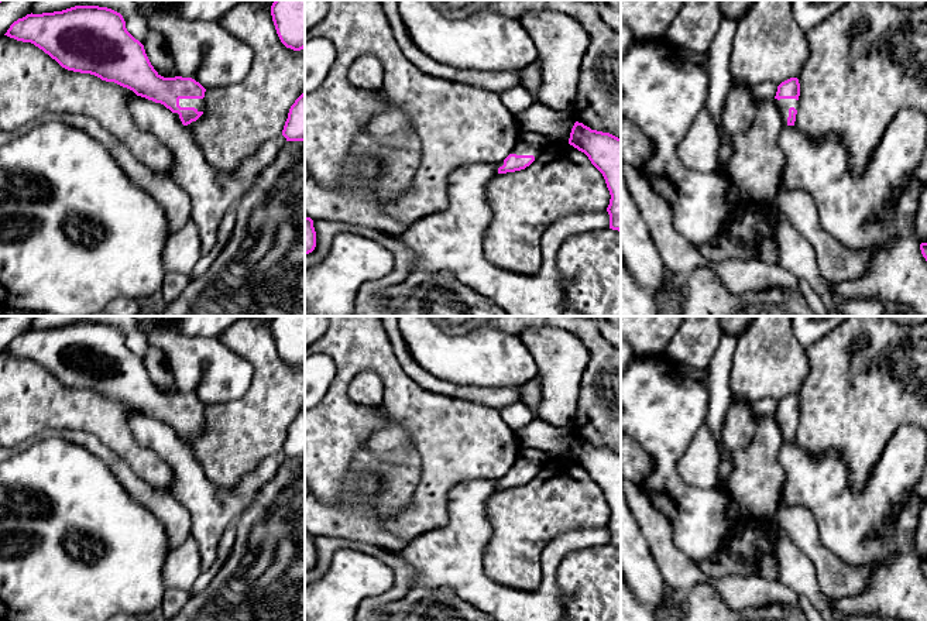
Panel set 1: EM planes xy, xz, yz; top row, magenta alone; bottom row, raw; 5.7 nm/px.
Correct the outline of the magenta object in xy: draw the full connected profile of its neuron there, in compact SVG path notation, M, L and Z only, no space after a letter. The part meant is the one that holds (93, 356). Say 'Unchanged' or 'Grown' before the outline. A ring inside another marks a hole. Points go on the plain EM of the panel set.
Grown. M75 322L54 329L31 329L14 337L4 351L34 360L68 387L95 391L164 421L183 442L203 430L206 405L192 394L161 392L151 381L144 361L127 347L123 332L111 325Z

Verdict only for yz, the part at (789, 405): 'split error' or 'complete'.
split error

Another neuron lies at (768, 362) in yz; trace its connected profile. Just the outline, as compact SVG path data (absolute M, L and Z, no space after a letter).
M755 316L742 333L729 366L729 387L735 397L753 405L763 398L780 401L799 394L808 375L806 349L792 332L792 316Z

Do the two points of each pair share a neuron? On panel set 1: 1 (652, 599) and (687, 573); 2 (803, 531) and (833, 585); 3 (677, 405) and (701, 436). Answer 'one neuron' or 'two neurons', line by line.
1: two neurons
2: one neuron
3: two neurons

